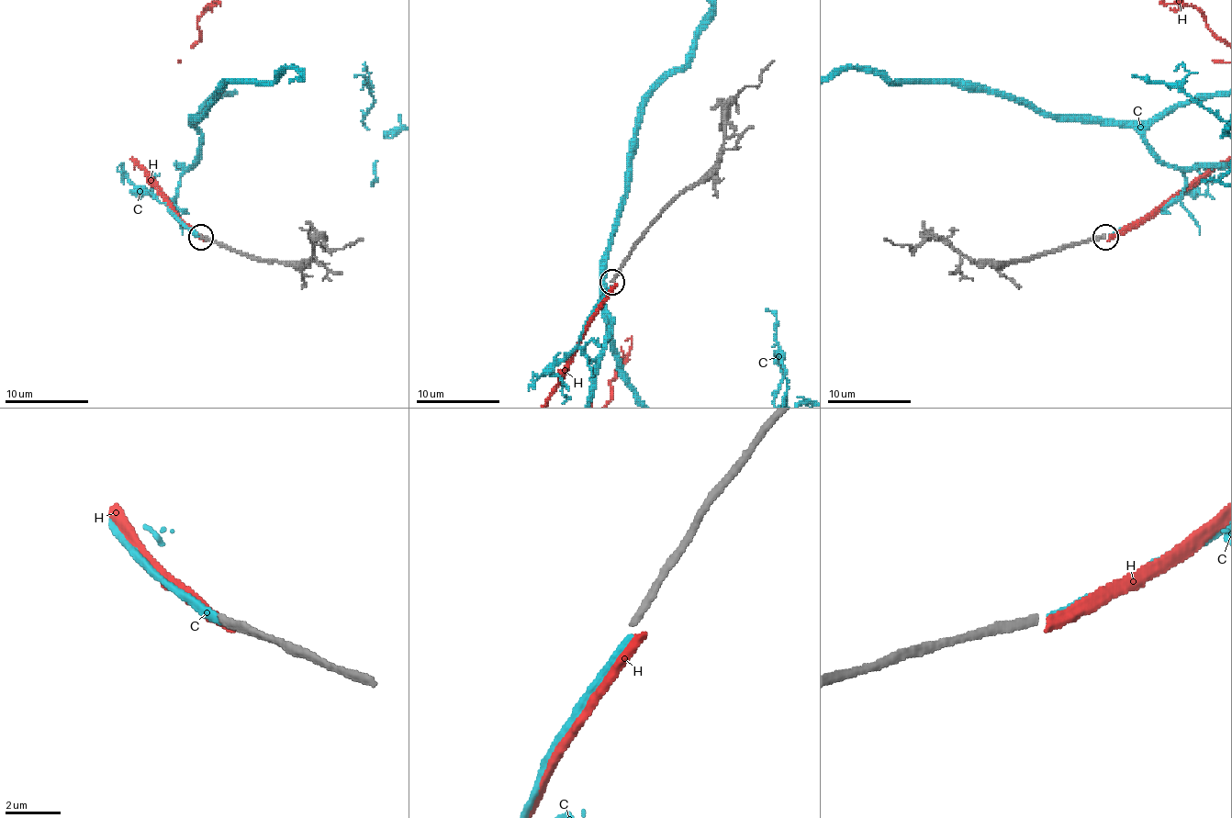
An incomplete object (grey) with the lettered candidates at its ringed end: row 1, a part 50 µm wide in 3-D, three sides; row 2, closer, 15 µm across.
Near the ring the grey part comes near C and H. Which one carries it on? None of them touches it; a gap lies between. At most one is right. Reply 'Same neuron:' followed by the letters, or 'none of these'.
Same neuron: C

